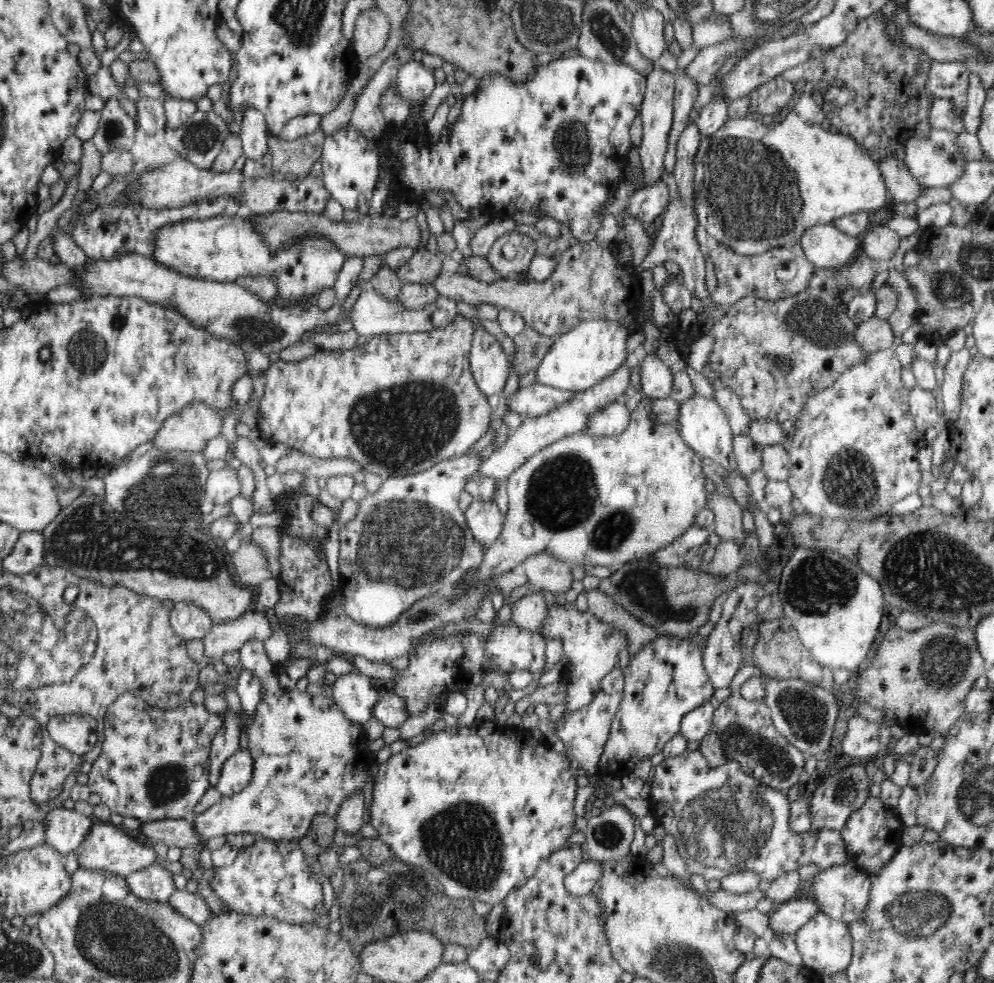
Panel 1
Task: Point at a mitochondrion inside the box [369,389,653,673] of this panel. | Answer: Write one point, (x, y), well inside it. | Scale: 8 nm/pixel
(561, 491)

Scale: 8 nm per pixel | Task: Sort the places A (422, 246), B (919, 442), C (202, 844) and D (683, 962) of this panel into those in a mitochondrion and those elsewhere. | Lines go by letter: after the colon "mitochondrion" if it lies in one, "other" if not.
A: other
B: other
C: other
D: mitochondrion

